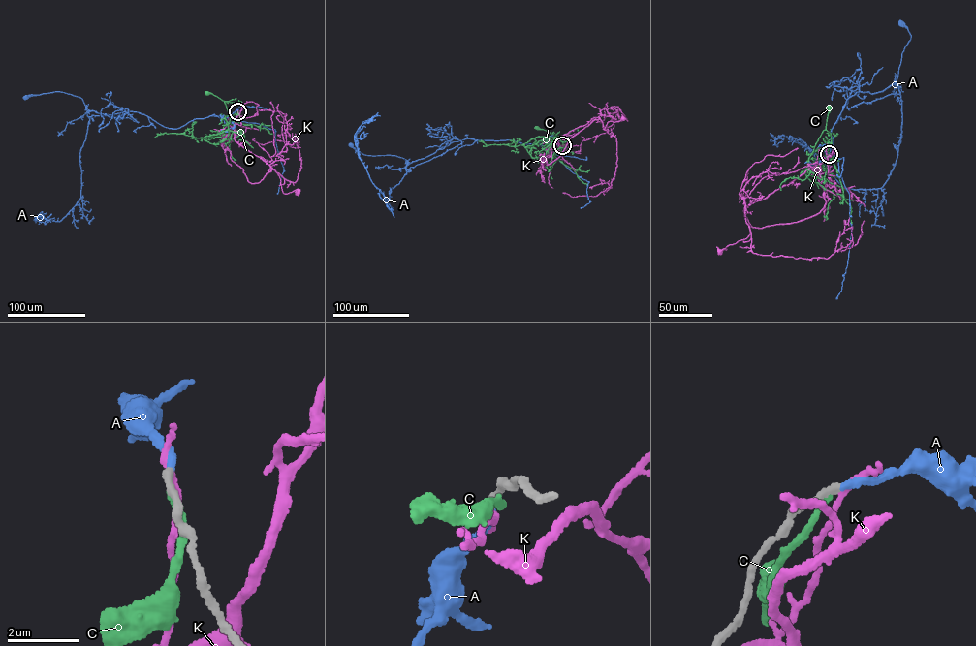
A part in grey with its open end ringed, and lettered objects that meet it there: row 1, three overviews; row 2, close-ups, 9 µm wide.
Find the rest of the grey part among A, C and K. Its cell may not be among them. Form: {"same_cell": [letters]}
{"same_cell": ["A"]}

